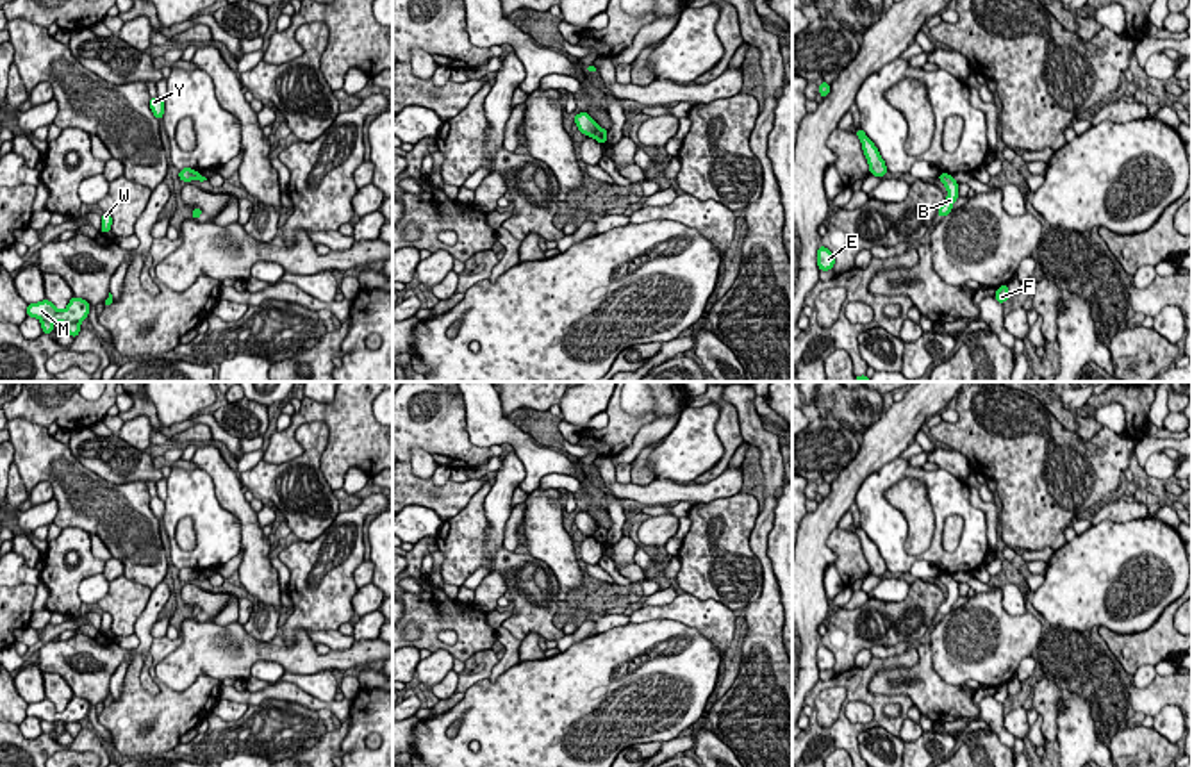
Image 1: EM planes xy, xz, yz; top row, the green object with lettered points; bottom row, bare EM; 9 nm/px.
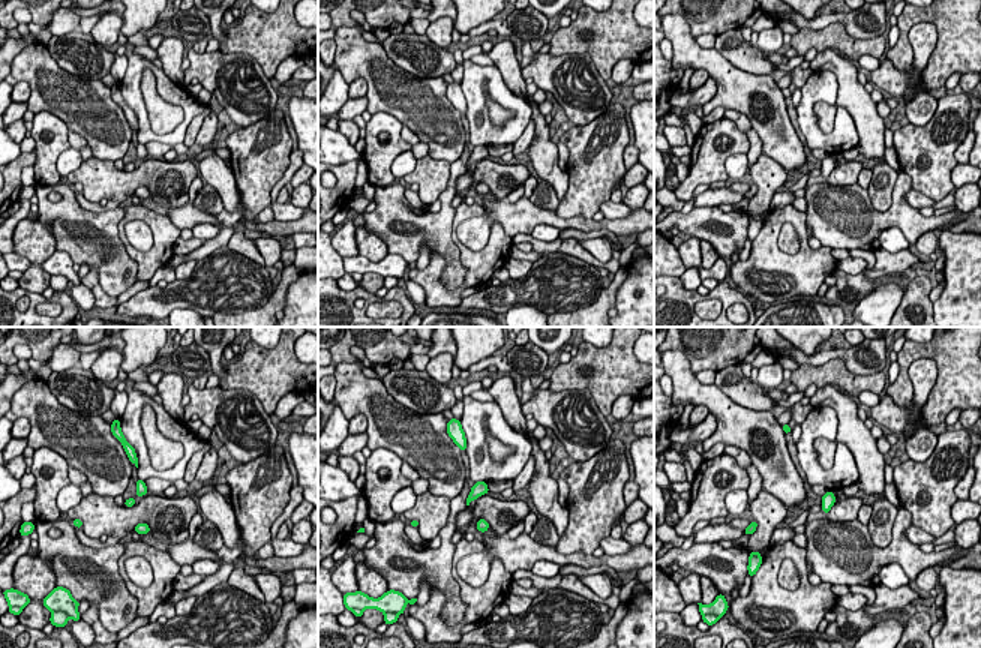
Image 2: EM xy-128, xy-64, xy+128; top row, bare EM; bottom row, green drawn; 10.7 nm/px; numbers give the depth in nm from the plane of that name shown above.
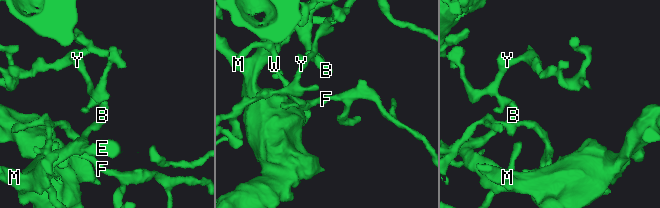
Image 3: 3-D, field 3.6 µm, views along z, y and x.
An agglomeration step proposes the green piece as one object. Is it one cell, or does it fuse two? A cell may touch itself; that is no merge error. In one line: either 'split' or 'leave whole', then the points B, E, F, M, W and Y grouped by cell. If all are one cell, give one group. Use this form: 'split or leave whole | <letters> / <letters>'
split | B E M / F W Y

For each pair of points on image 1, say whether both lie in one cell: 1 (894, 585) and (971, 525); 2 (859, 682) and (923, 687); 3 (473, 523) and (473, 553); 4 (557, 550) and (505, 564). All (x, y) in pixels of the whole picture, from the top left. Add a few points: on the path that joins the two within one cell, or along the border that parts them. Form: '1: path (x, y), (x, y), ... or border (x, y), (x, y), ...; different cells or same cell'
1: border (889, 573), (900, 577); different cells
2: border (868, 684), (873, 692), (905, 694), (909, 698); different cells
3: path (473, 530), (473, 546); same cell
4: border (527, 553), (550, 568), (561, 589); different cells

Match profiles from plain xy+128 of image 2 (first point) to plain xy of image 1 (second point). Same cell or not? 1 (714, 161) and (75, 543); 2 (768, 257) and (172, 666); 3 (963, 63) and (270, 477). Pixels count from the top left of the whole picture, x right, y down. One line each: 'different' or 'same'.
1: same
2: different
3: different

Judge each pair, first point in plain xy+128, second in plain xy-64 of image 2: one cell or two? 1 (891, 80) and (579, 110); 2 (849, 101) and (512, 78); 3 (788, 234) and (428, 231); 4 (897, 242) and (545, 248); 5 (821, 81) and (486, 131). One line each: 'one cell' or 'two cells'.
1: one cell
2: one cell
3: one cell
4: two cells
5: one cell

